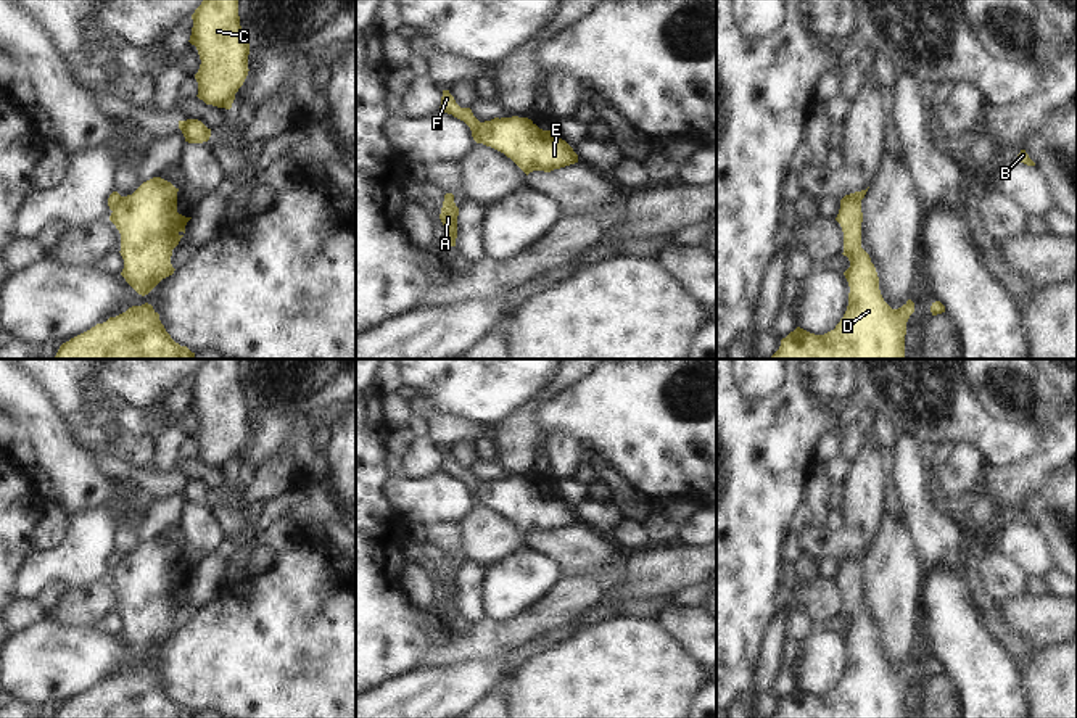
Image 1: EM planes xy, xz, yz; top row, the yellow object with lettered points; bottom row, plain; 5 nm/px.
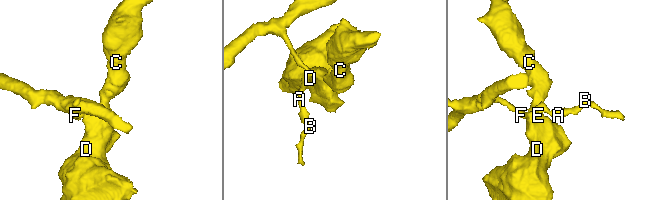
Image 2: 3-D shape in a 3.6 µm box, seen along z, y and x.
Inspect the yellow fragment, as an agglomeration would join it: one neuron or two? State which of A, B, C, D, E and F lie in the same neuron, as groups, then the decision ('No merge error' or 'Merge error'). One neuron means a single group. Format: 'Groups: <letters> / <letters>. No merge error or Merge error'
Groups: A B F / C D E. Merge error.

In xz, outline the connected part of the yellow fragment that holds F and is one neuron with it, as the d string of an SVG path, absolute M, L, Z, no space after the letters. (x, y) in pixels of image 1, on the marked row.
M443 90L439 109L464 121L470 127L473 140L480 143L478 130L481 122L473 116L470 108L460 108L449 90Z

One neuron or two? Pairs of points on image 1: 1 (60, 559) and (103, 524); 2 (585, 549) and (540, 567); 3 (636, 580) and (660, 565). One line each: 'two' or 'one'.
1: one
2: two
3: one

